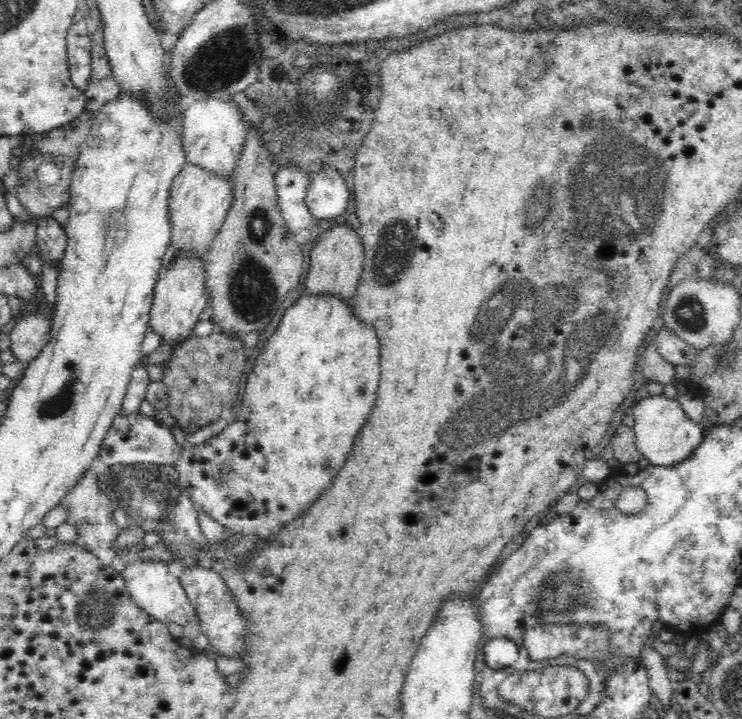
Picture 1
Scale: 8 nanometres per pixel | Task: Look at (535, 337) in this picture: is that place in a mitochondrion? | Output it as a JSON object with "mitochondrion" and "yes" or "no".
{"mitochondrion":"yes"}

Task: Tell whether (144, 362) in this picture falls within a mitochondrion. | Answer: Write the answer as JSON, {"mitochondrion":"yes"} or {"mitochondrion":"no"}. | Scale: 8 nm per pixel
{"mitochondrion":"no"}

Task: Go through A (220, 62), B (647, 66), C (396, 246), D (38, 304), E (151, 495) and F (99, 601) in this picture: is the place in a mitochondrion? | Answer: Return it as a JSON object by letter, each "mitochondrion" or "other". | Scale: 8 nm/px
{"A":"mitochondrion","B":"other","C":"mitochondrion","D":"other","E":"mitochondrion","F":"mitochondrion"}

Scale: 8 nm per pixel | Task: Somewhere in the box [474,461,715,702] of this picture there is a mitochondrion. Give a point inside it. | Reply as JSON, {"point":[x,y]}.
{"point":[571,587]}

